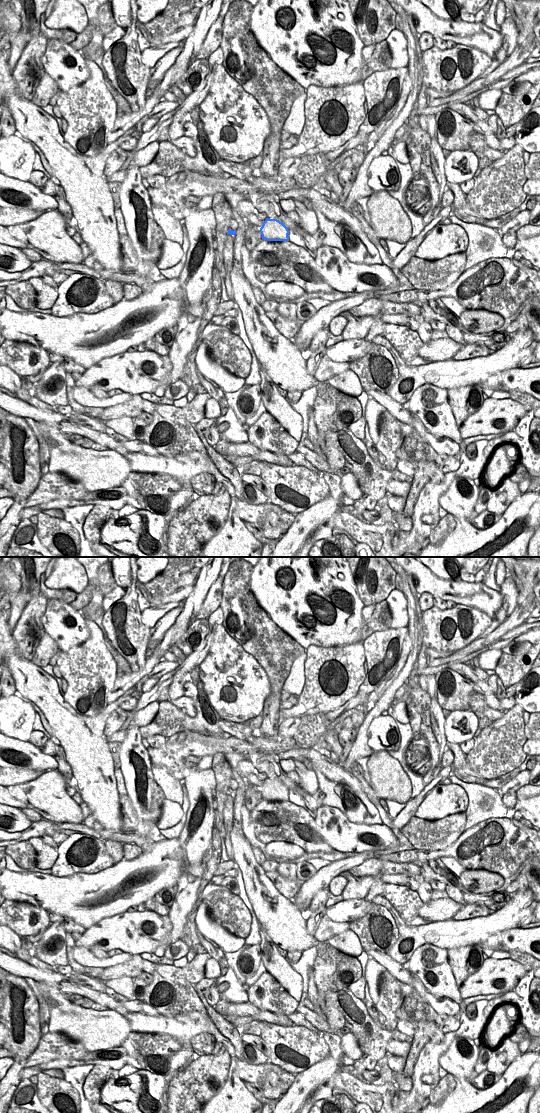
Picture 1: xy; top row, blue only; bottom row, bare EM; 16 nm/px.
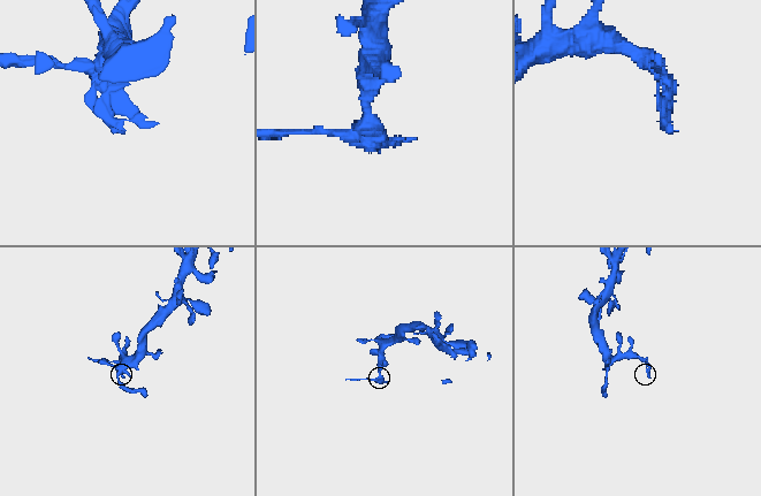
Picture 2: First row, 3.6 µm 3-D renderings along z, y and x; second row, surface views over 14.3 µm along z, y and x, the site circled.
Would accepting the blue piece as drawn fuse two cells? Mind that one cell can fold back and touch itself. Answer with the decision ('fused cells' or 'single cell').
fused cells

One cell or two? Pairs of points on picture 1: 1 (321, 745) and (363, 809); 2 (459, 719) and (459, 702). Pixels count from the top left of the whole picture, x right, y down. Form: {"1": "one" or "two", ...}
{"1": "one", "2": "two"}

